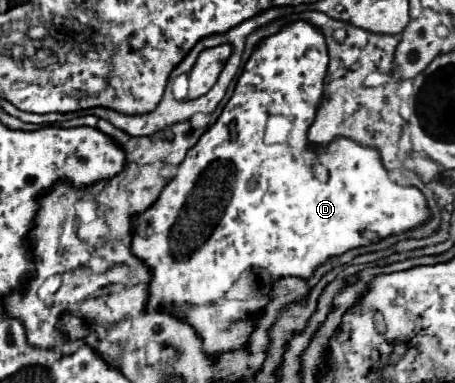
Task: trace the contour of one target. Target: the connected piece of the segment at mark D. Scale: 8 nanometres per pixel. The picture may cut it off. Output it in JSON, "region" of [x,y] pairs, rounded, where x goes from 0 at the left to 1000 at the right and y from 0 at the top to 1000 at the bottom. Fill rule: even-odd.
{"region":[[[653,55],[653,60],[640,60],[631,65],[622,81],[613,81],[609,91],[596,91],[591,102],[578,102],[569,112],[569,123],[556,133],[556,144],[547,149],[547,159],[538,164],[534,175],[534,191],[530,201],[521,206],[521,227],[516,227],[516,243],[512,253],[499,264],[490,295],[481,300],[481,311],[442,352],[442,363],[433,368],[429,384],[415,389],[407,420],[393,431],[393,446],[389,457],[363,483],[363,493],[354,499],[349,520],[332,535],[332,546],[323,546],[314,561],[301,561],[297,567],[297,582],[292,582],[292,629],[288,629],[288,655],[314,676],[332,702],[336,702],[336,734],[332,734],[332,781],[327,781],[327,802],[367,802],[371,812],[380,817],[402,817],[402,828],[411,828],[411,838],[437,864],[437,875],[446,880],[446,911],[459,916],[459,922],[490,922],[490,916],[503,916],[503,911],[521,911],[530,906],[547,869],[556,864],[556,843],[543,833],[552,817],[569,817],[591,775],[582,770],[582,755],[618,718],[657,718],[666,728],[675,728],[697,692],[705,692],[719,671],[727,666],[749,666],[758,661],[763,650],[776,650],[776,645],[789,645],[789,640],[807,640],[815,629],[833,629],[851,614],[864,614],[864,608],[881,608],[881,603],[895,603],[912,587],[921,587],[925,577],[934,577],[943,567],[943,546],[934,535],[934,514],[921,493],[908,493],[908,488],[881,488],[873,478],[864,478],[846,446],[846,436],[837,431],[837,415],[833,415],[833,399],[824,389],[811,389],[811,384],[798,384],[798,379],[785,379],[767,363],[736,363],[714,394],[679,394],[675,389],[675,363],[670,363],[670,347],[675,347],[675,332],[684,326],[688,305],[692,305],[692,290],[697,290],[697,274],[705,264],[705,248],[710,248],[710,206],[714,206],[714,191],[719,191],[719,117],[714,117],[714,97],[688,76],[688,65],[670,60],[670,55]],[[591,300],[626,300],[626,305],[640,305],[640,321],[644,321],[644,342],[635,352],[635,368],[631,373],[618,373],[618,379],[587,379],[578,368],[578,337],[582,337],[582,321],[587,321],[587,305]]]}

